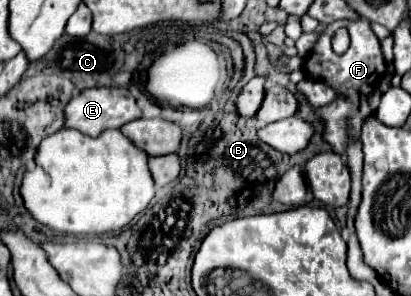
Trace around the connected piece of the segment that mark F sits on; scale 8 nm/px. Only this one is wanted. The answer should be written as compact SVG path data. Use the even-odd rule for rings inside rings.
M357 18L357 22L333 22L325 28L325 32L321 34L321 38L317 40L317 44L313 46L311 54L307 56L305 64L305 74L313 80L323 80L327 82L331 88L337 90L339 98L325 106L325 108L319 108L317 114L319 118L325 122L325 140L333 146L335 152L343 154L345 152L345 146L351 138L359 138L361 134L361 124L363 124L363 118L367 118L371 114L371 108L367 104L367 98L369 94L379 86L379 80L383 78L385 74L385 60L381 56L381 46L379 46L379 38L373 34L373 28L369 26L367 20L363 18ZM339 28L347 28L349 32L349 38L351 38L351 44L349 44L349 50L345 54L335 54L331 50L331 40L333 40L333 34L339 30Z

